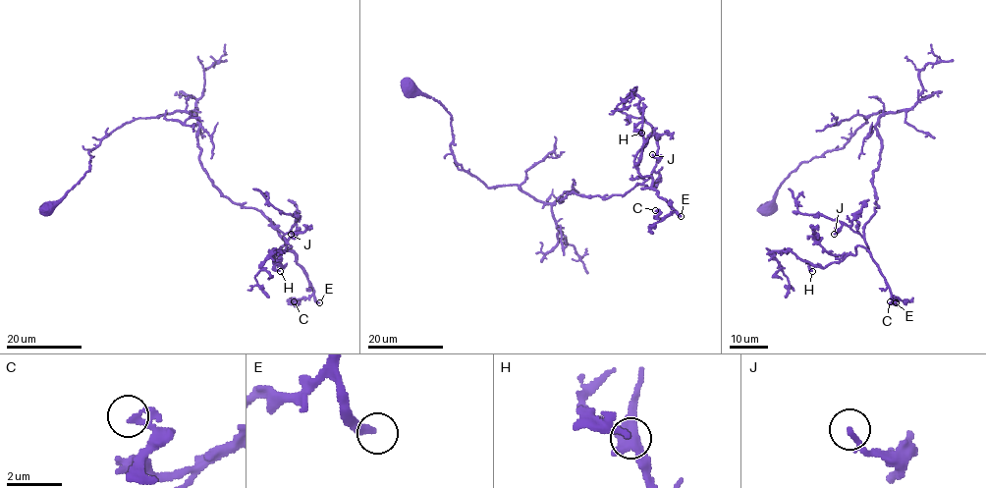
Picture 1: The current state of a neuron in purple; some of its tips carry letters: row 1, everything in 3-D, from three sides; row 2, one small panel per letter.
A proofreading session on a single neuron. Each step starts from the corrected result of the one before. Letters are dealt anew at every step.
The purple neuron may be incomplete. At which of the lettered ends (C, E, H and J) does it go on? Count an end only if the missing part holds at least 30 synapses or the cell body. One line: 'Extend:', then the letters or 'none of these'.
Extend: E

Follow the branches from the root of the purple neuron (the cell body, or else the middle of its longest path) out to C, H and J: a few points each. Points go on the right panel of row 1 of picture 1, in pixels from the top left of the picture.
C: (770, 208), (790, 173), (842, 148), (881, 111), (877, 207), (864, 241), (898, 299), (890, 301)
H: (770, 208), (802, 162), (842, 148), (864, 117), (883, 113), (868, 248), (811, 263), (812, 271)
J: (770, 208), (790, 173), (842, 148), (881, 111), (877, 207), (862, 236), (843, 222), (834, 234)

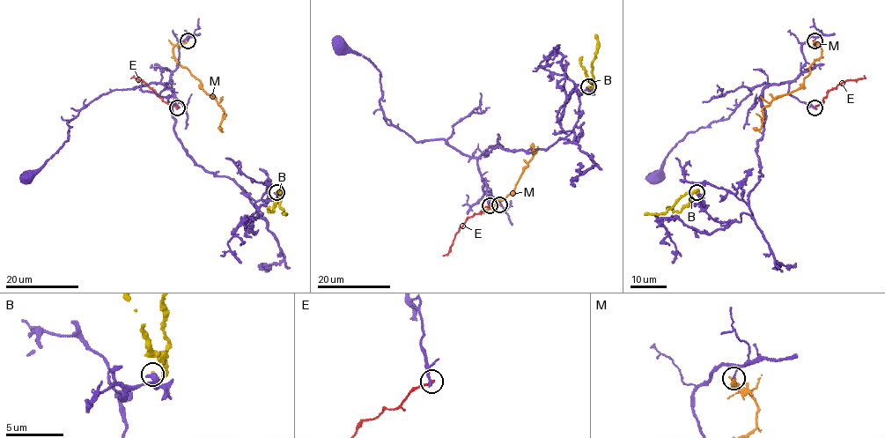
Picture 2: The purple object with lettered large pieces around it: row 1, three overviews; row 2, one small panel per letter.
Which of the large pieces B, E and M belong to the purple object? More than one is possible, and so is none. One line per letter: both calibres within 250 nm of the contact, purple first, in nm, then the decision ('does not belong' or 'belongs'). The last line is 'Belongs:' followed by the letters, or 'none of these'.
B: 480 nm thick on the purple side, 280 nm on the other; does not belong
E: 280 nm thick on the purple side, 240 nm on the other; does not belong
M: 110 nm thick on the purple side, 280 nm on the other; does not belong
Belongs: none of these

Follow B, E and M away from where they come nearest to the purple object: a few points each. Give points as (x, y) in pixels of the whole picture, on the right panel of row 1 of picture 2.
B: (696, 192), (696, 189), (686, 192), (665, 212), (644, 214)
E: (814, 107), (823, 102), (828, 92), (838, 85), (847, 80), (866, 78)
M: (814, 40), (822, 55), (809, 67), (803, 83), (763, 108), (761, 128), (752, 128)

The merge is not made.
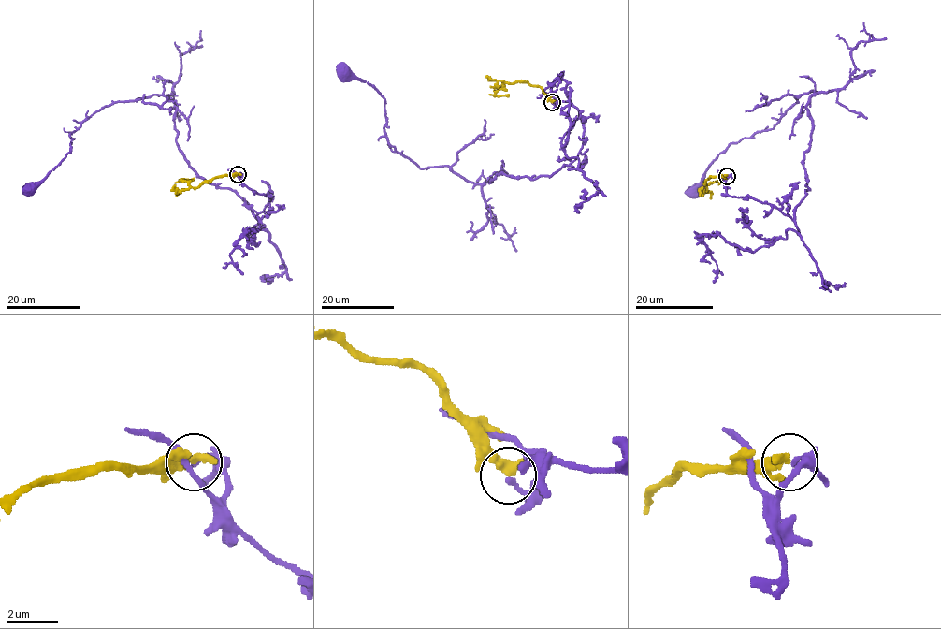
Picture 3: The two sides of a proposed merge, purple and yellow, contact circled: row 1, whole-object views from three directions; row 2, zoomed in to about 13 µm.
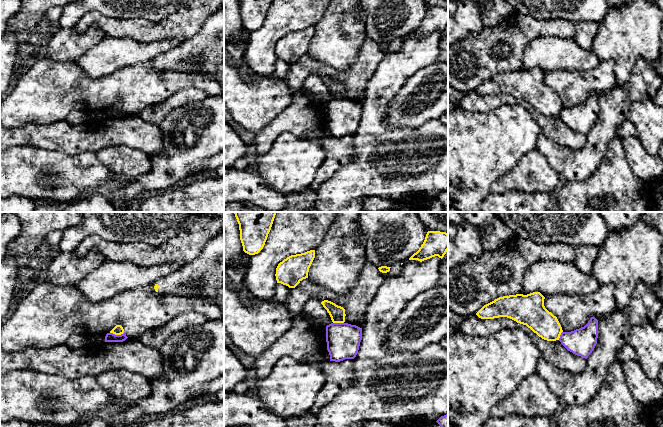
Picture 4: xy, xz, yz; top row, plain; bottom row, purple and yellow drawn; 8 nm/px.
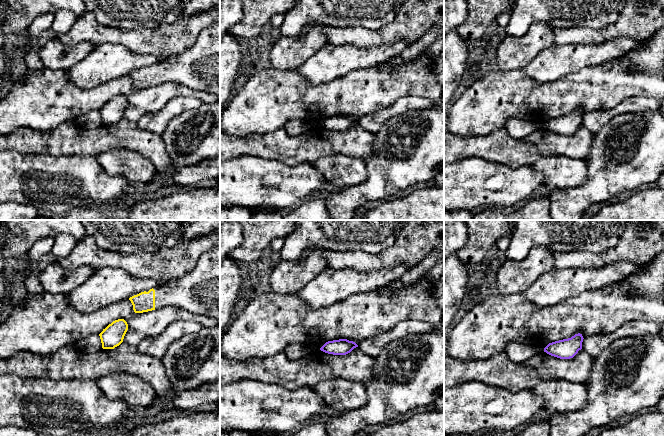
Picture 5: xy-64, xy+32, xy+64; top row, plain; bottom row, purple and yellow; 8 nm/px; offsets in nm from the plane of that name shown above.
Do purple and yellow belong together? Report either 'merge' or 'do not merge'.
do not merge

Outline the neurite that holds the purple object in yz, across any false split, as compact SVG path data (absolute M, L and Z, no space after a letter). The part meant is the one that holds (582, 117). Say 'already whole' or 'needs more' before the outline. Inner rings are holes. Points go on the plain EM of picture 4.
already whole; M591 93L584 103L562 108L559 117L568 127L587 135L597 120L597 114L598 96Z

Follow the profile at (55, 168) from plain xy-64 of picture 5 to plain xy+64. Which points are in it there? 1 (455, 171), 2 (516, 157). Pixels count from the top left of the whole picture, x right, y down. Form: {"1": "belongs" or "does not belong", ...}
{"1": "belongs", "2": "does not belong"}

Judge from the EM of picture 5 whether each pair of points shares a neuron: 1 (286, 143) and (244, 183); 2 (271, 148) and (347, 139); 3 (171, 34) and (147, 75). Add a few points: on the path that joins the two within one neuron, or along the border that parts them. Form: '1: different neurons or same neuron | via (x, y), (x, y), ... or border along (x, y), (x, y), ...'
1: different neurons | border along (246, 155), (276, 159), (292, 165)
2: same neuron | via (290, 148), (304, 148), (316, 142), (328, 142)
3: different neurons | border along (183, 50), (178, 54), (161, 60)

